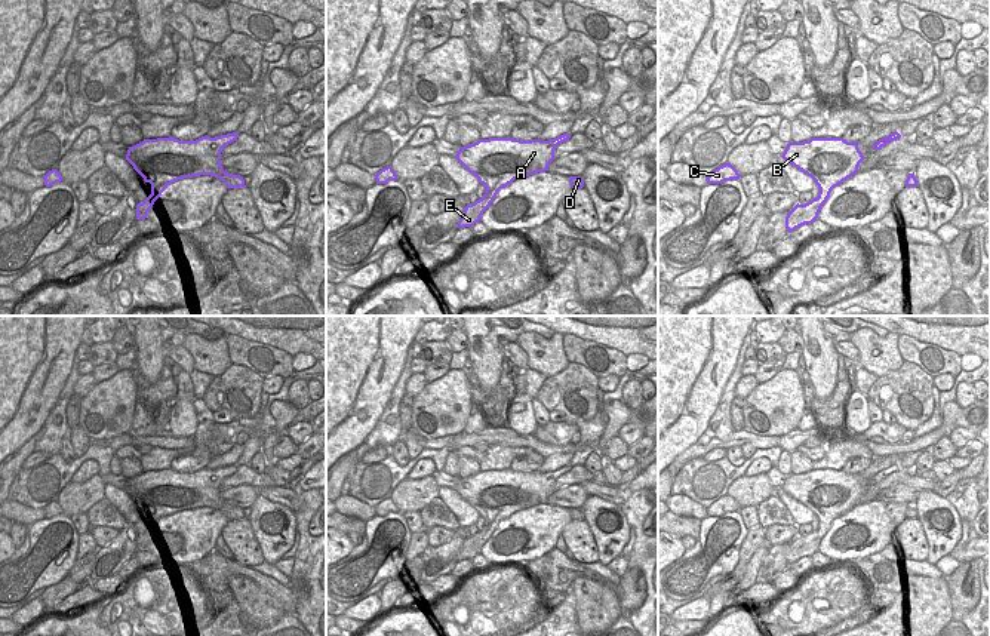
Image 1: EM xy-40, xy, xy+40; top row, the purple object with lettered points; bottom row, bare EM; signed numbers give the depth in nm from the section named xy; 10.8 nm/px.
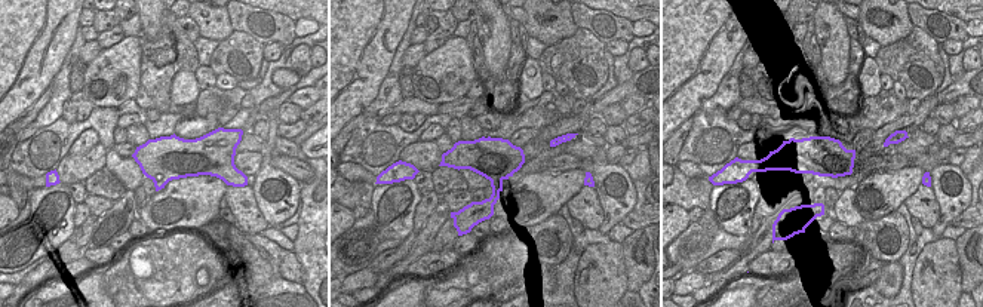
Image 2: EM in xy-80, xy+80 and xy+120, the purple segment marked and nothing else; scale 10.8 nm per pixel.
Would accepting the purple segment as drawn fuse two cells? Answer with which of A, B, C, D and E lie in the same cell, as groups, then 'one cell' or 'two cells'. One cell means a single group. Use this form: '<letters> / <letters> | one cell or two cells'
A B C D E | one cell

